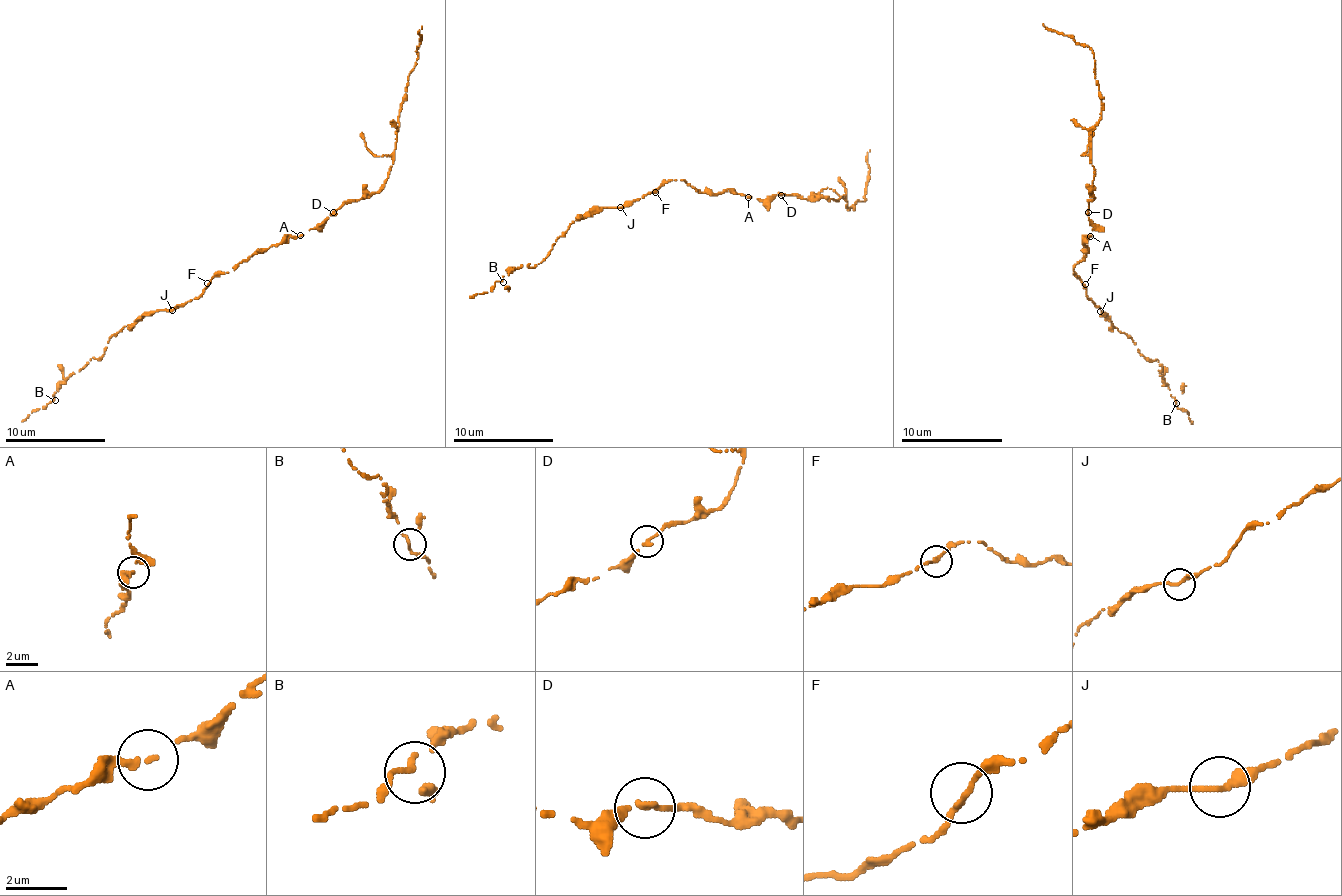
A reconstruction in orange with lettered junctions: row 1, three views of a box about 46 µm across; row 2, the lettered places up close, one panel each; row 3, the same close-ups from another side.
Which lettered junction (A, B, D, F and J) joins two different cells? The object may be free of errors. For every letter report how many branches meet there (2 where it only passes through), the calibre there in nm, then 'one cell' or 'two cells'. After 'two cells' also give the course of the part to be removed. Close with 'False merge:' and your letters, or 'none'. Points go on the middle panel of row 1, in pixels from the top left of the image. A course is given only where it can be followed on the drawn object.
A: 2 branches meet; 160 nm thick; one cell
B: 2 branches meet; 180 nm thick; one cell
D: 2 branches meet; 180 nm thick; one cell
F: 2 branches meet; 190 nm thick; one cell
J: 2 branches meet; 200 nm thick; one cell
False merge: none

